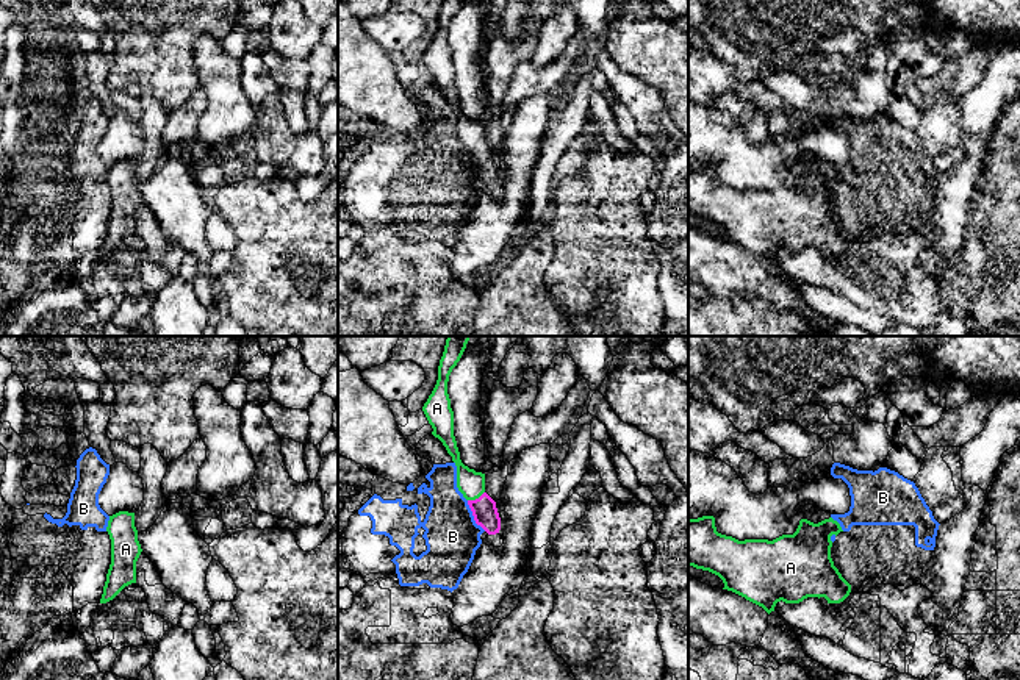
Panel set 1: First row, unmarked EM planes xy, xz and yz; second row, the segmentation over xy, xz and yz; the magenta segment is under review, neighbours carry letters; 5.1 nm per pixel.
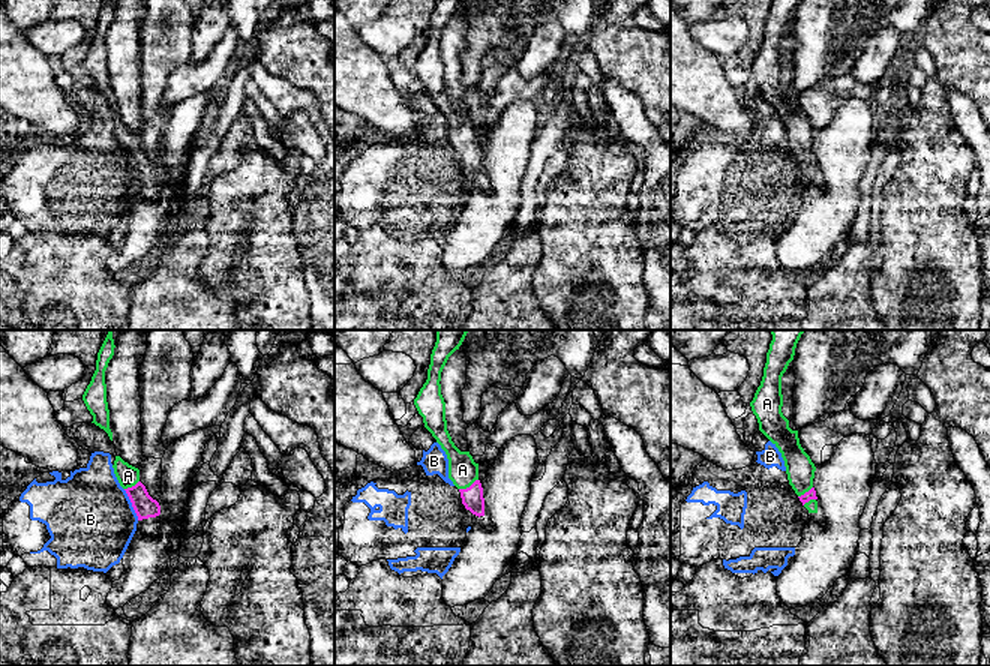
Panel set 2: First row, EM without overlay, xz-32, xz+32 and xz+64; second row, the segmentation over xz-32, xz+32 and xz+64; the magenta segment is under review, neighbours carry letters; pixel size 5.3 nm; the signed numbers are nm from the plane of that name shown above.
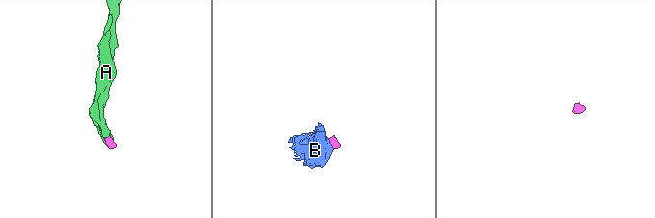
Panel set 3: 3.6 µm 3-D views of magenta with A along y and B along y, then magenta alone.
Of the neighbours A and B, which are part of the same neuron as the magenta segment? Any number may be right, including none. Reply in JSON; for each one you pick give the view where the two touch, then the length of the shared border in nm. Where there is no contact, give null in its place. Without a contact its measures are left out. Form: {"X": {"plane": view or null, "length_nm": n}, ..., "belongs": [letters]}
{"A": {"plane": "xz", "length_nm": 100}, "belongs": ["A"]}

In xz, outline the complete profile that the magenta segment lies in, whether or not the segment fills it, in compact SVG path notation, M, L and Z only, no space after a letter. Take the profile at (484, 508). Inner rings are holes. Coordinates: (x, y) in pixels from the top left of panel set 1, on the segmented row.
M447 336L443 356L438 366L438 380L422 406L422 411L432 425L432 435L446 447L447 453L457 466L457 488L468 500L474 521L488 535L487 541L501 547L504 544L501 530L501 517L496 502L485 492L485 474L476 472L465 466L454 436L454 411L447 394L447 381L452 369L460 361L471 336Z

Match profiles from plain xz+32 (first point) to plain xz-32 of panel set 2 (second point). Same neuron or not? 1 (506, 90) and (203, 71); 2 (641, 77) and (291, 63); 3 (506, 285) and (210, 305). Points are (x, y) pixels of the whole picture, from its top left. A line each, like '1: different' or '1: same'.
1: same
2: same
3: same

